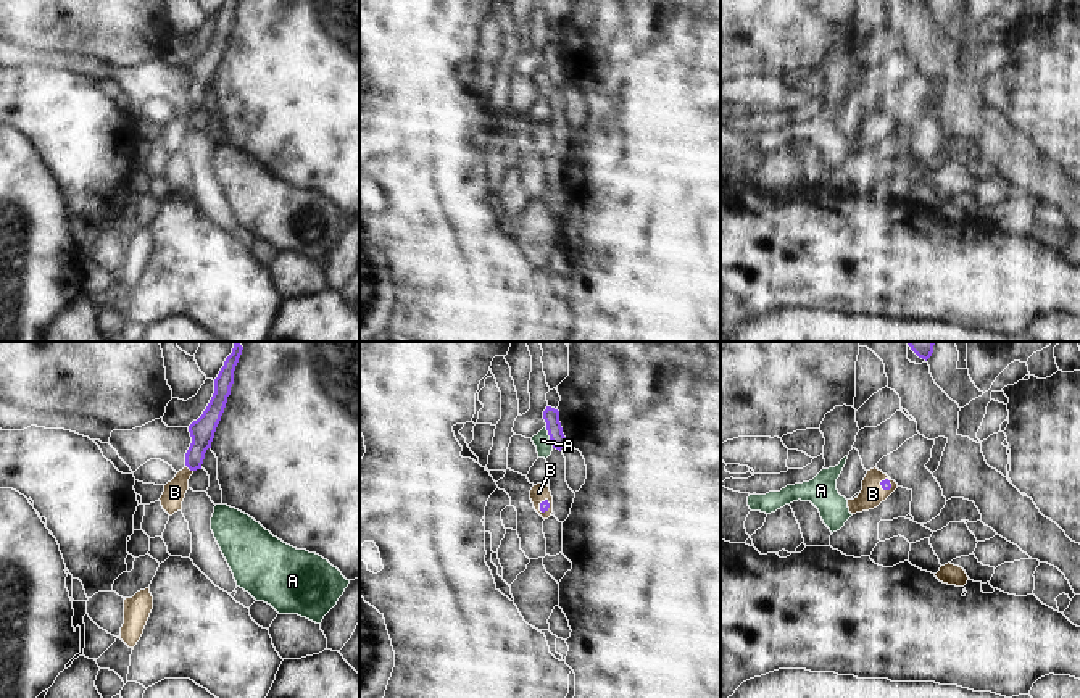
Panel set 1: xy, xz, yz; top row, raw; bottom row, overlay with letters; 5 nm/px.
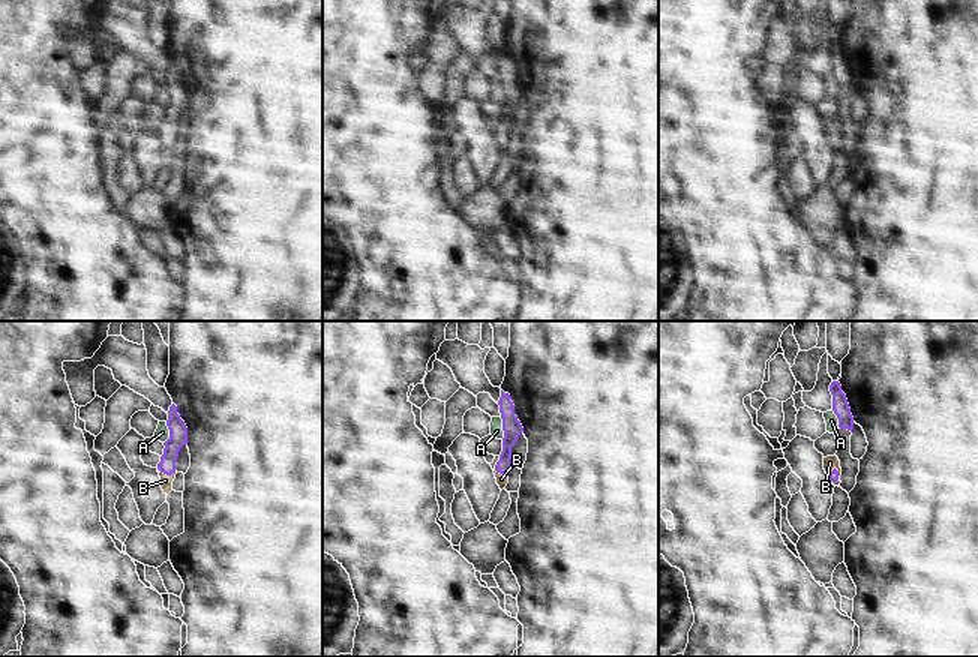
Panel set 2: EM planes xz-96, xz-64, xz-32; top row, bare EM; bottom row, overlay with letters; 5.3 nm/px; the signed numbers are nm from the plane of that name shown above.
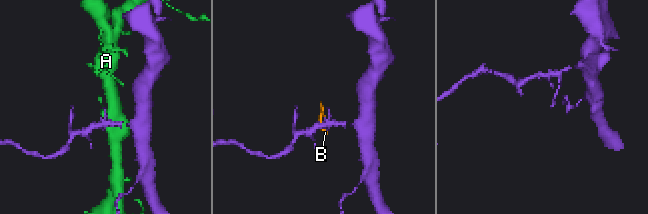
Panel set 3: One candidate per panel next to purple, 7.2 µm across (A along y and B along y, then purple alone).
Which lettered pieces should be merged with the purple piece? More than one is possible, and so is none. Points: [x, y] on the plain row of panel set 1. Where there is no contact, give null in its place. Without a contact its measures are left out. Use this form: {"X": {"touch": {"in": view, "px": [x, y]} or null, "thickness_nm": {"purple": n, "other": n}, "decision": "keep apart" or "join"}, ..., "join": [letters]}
{"A": {"touch": {"in": "xz", "px": [550, 76]}, "thickness_nm": {"purple": 80, "other": 80}, "decision": "keep apart"}, "B": {"touch": {"in": "xy", "px": [189, 107]}, "thickness_nm": {"purple": 130, "other": 110}, "decision": "join"}, "join": ["B"]}

